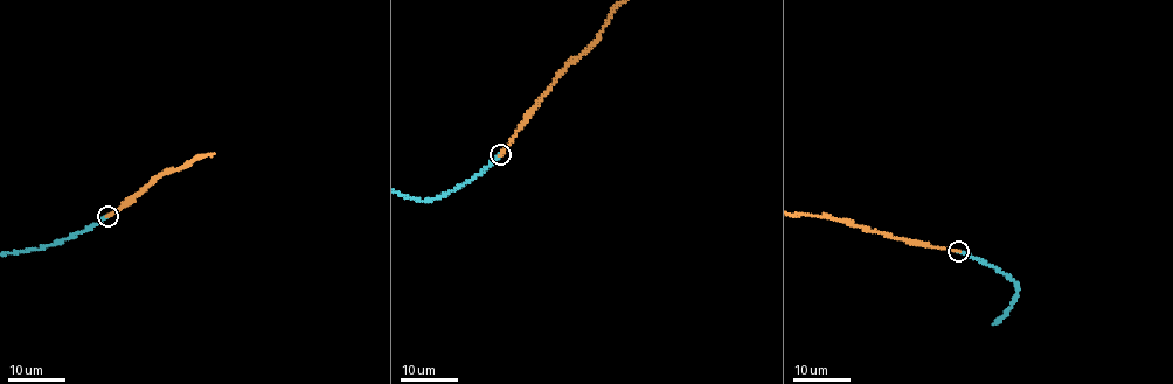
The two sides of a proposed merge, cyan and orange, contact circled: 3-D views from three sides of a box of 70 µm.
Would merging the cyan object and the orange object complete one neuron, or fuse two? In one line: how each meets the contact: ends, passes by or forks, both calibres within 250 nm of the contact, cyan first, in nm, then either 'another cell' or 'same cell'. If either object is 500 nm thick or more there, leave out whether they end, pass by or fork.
cyan ends | orange ends | 200/220 nm | same cell

